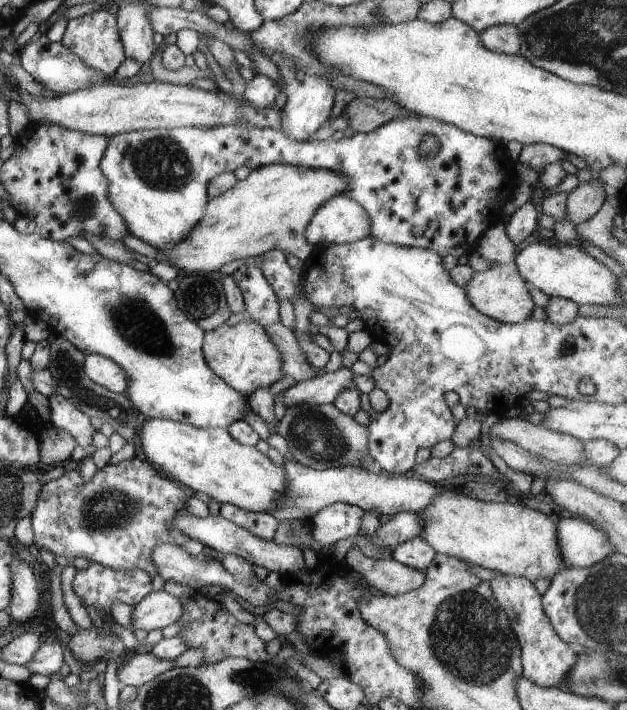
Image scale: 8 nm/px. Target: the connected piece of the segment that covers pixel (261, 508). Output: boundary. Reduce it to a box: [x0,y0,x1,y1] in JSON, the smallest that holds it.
[138,417,286,513]

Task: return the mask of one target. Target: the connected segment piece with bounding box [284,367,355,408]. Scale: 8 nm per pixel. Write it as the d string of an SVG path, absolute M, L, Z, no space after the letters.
M342 367L338 372L318 375L312 380L295 383L284 392L284 404L286 408L293 406L322 406L323 404L333 404L336 396L354 385L354 373L350 368Z

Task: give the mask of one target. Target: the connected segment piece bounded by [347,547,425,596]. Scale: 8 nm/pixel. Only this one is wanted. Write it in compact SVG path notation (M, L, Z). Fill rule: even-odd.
M360 547L351 557L347 568L364 576L368 586L385 595L399 595L420 588L424 584L425 571L404 566L394 559L373 559L362 553Z

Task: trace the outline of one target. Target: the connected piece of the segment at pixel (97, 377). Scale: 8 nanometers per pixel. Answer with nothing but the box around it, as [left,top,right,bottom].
[84,353,127,393]

